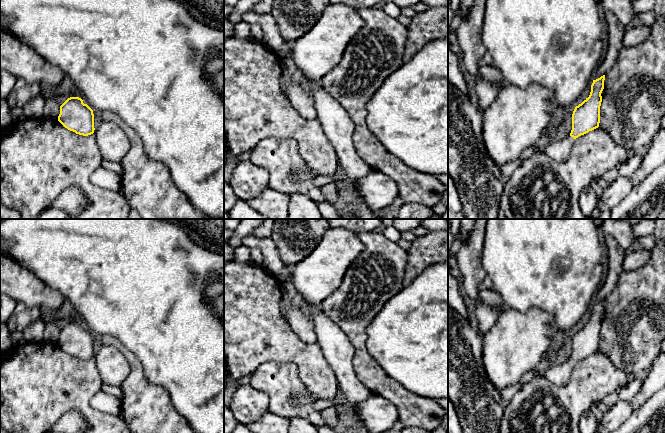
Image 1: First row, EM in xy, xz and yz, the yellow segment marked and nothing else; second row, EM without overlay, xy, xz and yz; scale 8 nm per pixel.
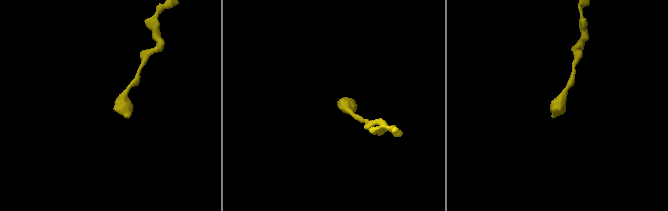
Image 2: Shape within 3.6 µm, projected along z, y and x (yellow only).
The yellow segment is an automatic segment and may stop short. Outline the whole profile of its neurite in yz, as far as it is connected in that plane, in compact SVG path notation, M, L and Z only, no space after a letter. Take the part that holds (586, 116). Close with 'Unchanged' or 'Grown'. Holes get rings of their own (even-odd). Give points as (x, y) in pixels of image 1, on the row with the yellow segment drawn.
M605 75L593 80L589 97L575 107L570 135L563 139L544 142L544 153L552 160L565 162L570 156L575 139L599 127L604 80Z. Grown

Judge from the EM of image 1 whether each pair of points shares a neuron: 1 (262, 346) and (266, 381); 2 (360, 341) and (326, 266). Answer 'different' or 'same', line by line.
1: different
2: different

